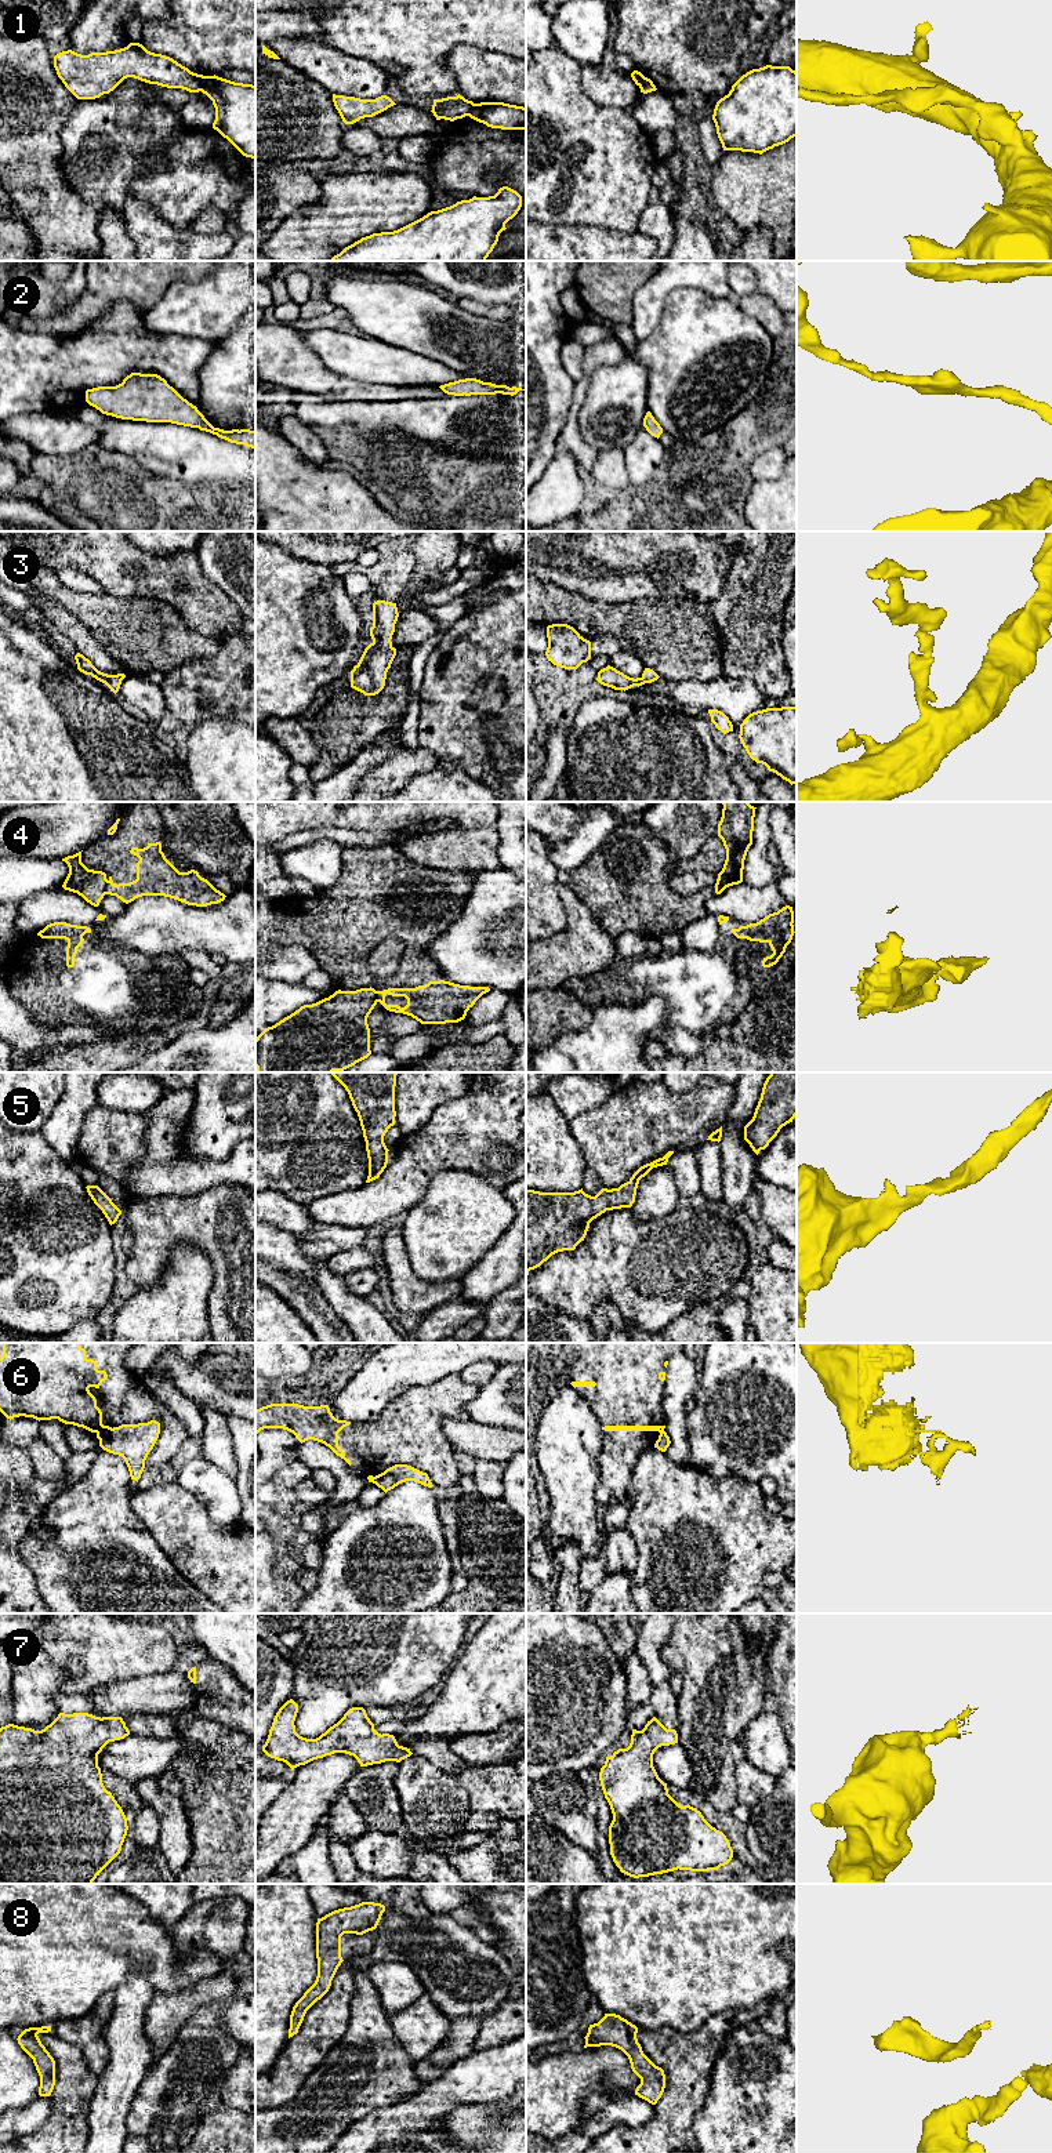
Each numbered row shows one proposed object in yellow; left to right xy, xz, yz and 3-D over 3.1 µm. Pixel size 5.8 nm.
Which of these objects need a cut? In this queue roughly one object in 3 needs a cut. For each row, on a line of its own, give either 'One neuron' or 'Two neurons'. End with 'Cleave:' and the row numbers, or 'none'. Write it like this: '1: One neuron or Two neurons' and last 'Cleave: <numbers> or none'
1: Two neurons
2: One neuron
3: One neuron
4: Two neurons
5: One neuron
6: Two neurons
7: One neuron
8: One neuron
Cleave: 1, 4, 6

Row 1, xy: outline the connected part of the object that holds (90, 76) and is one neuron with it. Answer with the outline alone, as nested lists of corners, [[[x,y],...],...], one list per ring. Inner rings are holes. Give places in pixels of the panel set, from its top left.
[[[139,43],[88,55],[62,51],[54,57],[54,68],[77,99],[95,99],[109,94],[127,77],[189,92],[199,92],[206,79],[170,57],[148,51]]]

